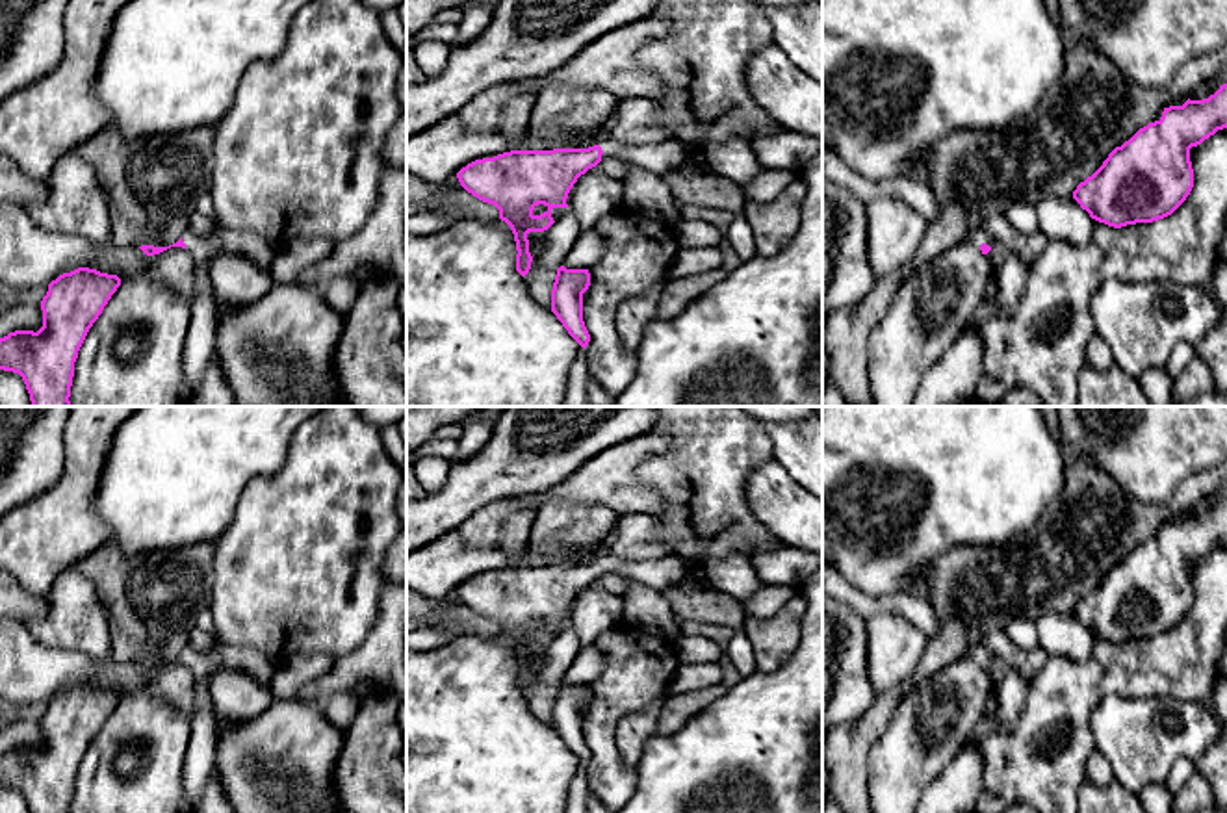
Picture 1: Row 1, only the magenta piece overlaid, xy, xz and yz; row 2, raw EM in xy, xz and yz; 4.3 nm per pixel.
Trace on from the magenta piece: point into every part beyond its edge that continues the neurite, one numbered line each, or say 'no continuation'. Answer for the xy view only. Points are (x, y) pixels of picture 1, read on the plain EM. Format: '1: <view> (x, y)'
1: xy (201, 665)

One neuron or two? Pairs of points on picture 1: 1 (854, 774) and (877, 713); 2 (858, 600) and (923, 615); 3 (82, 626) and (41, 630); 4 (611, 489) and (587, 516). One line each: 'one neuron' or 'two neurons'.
1: one neuron
2: one neuron
3: one neuron
4: two neurons

